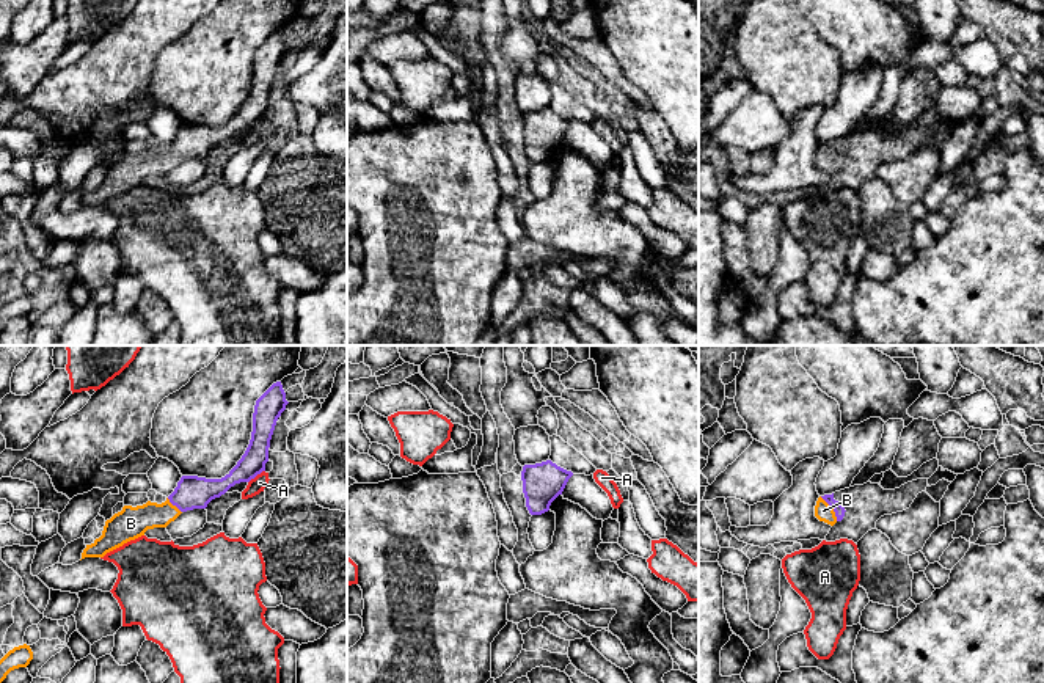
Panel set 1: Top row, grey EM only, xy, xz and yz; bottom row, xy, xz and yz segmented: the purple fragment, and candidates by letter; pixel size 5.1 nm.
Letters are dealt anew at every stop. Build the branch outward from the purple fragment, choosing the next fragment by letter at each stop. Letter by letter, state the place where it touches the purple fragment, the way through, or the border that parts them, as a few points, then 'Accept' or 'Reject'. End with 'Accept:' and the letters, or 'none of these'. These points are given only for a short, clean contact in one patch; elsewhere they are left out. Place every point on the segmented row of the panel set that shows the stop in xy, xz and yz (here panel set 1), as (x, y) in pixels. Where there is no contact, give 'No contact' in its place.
A: Touches purple at xy (256, 474). Boundary: xy (264, 470), (248, 482). Reject
B: Touches purple at yz (832, 507). Path across: yz (839, 509), (832, 507), (823, 511). Accept
Accept: B

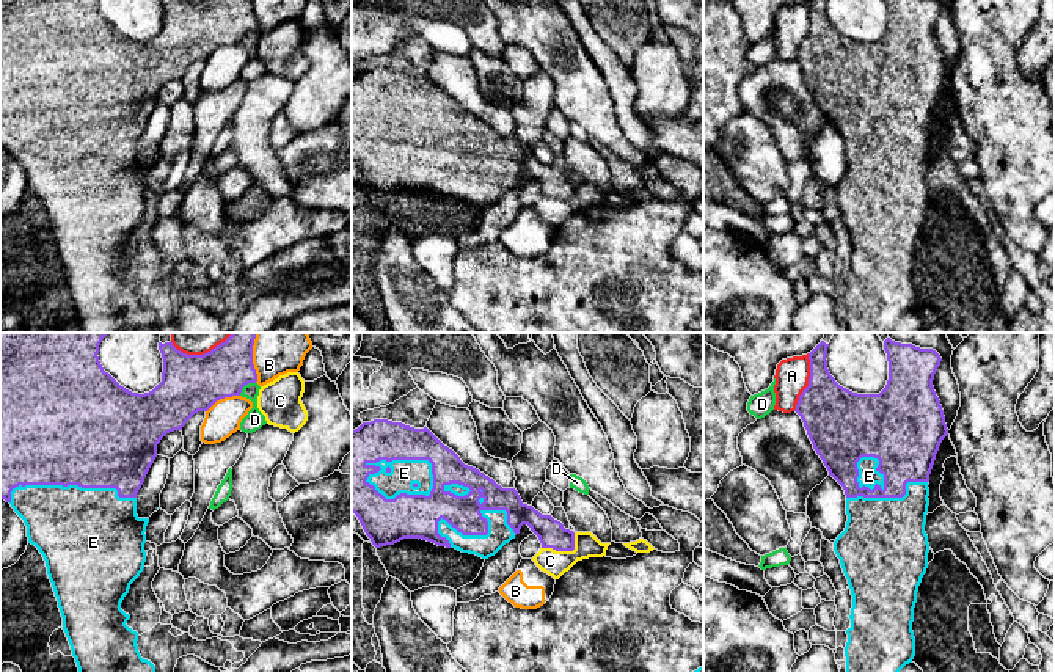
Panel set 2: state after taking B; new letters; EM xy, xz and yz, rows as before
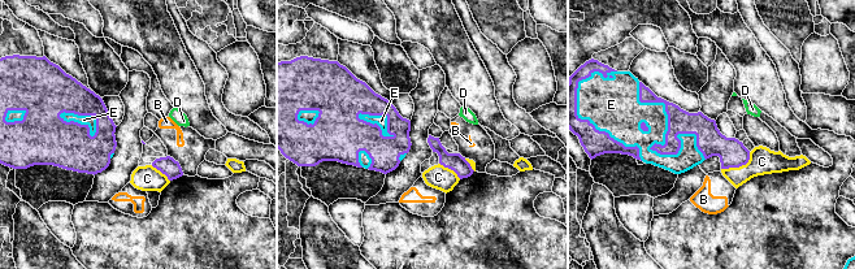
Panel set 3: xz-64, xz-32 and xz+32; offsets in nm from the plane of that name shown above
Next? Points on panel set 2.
A: Touches purple at yz (809, 382). Reject
B: Touches purple at xy (222, 398). Reject
C: Touches purple at xz (565, 550). Reject
D: Touches purple at xy (245, 383). Reject
E: Touches purple at xz (410, 459). Accept
Accept: E

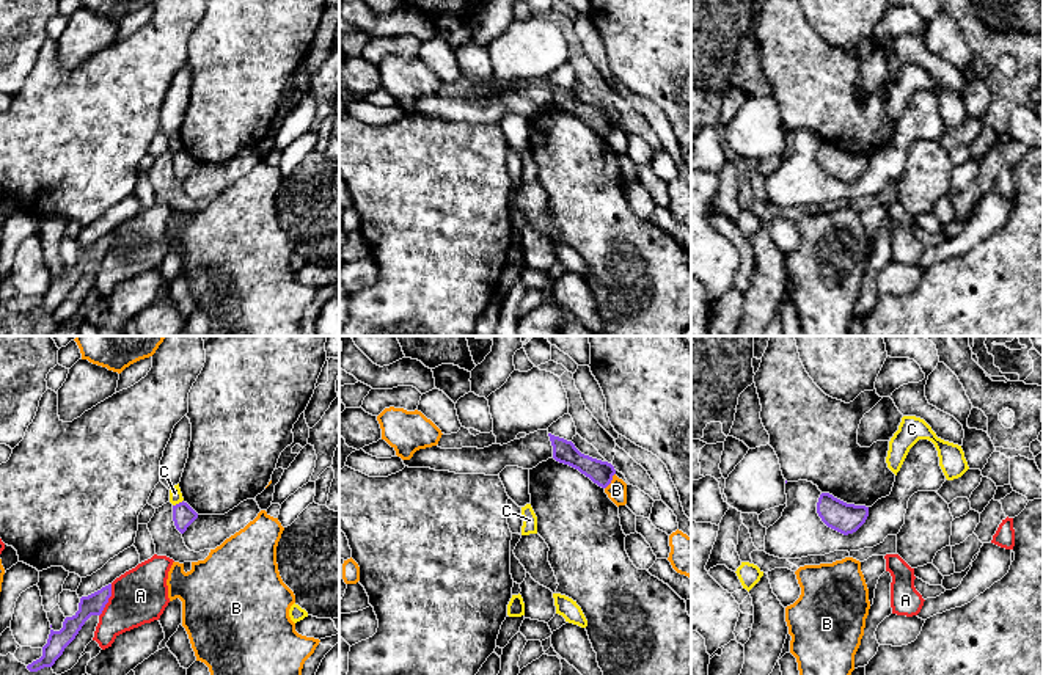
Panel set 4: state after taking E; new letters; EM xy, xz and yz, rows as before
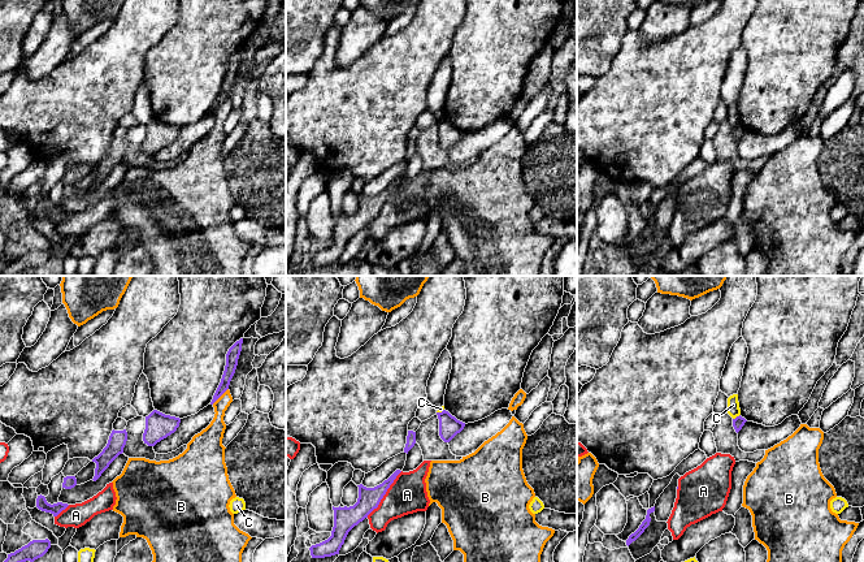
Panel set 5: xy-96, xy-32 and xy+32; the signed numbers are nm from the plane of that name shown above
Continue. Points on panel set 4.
A: Touches purple at xy (107, 600). Reject
B: Touches purple at xz (611, 479). Boundary: xz (614, 473), (605, 488). Reject
C: Touches purple at xy (179, 503). Reject
Accept: none of these

